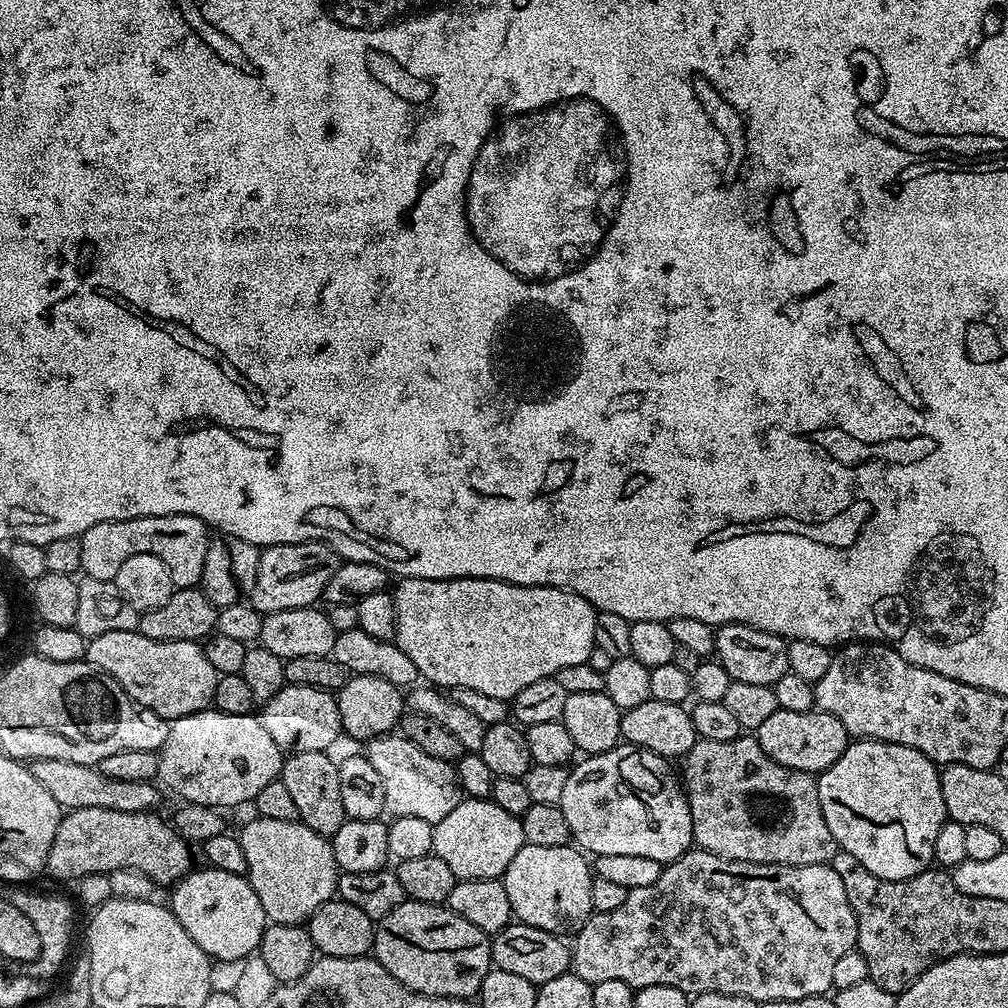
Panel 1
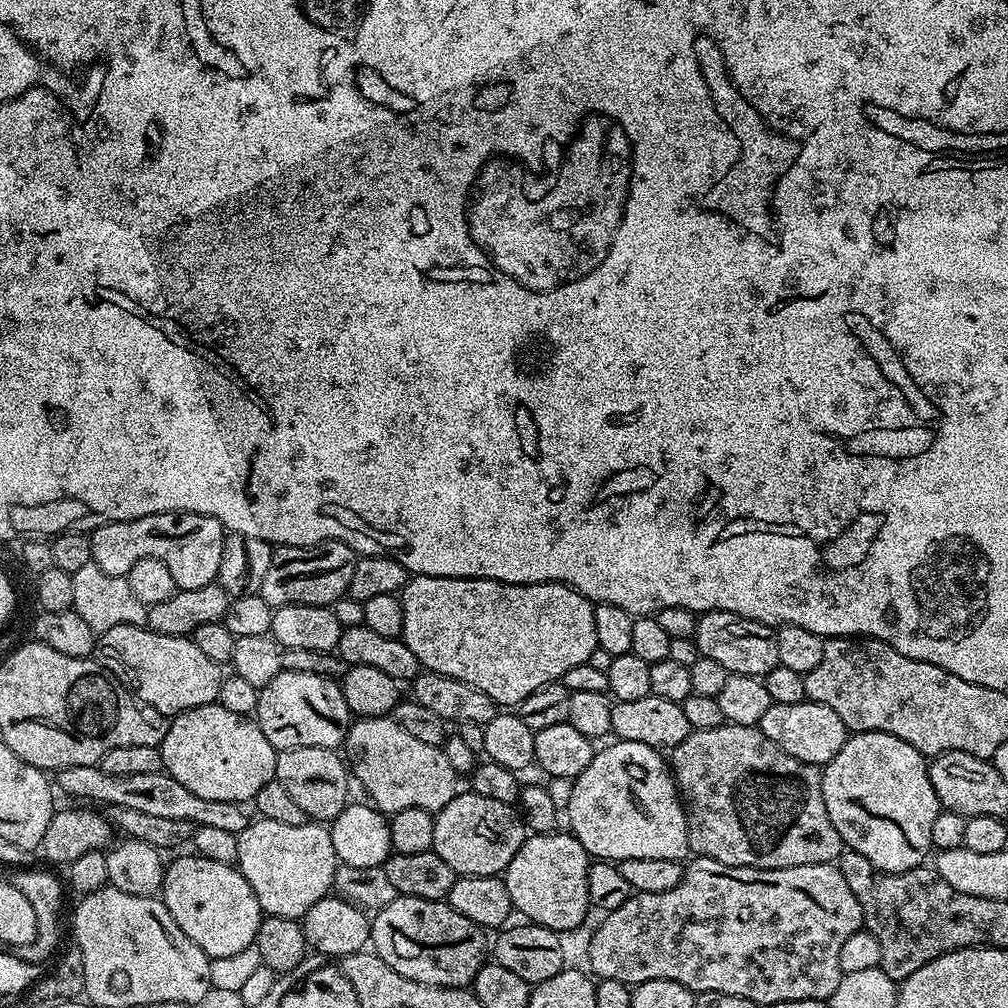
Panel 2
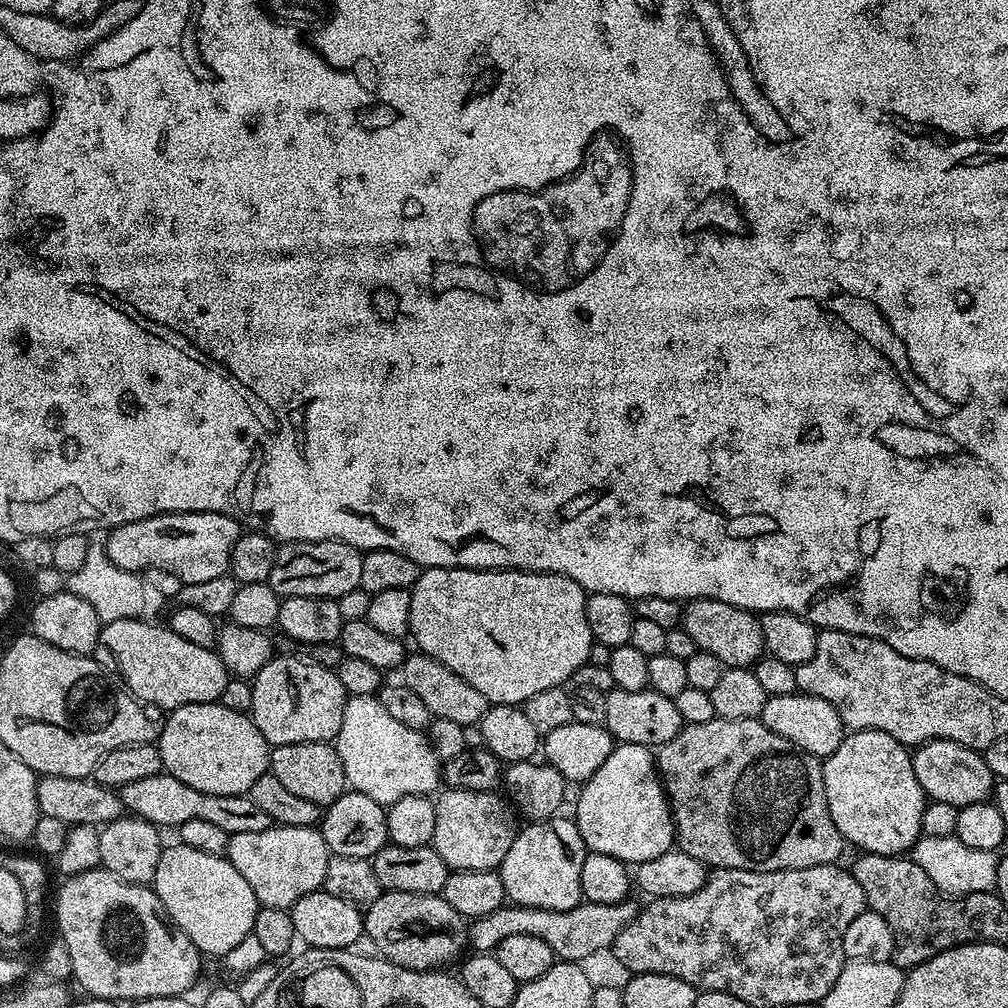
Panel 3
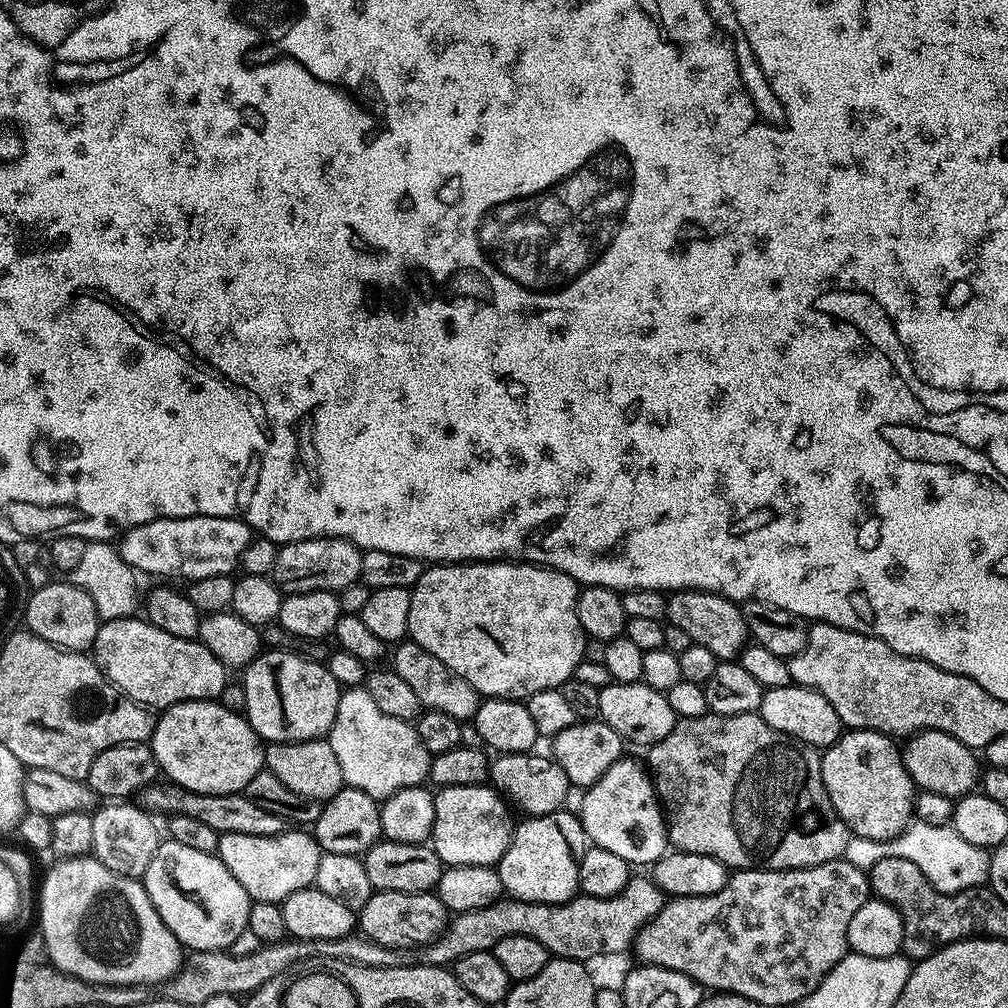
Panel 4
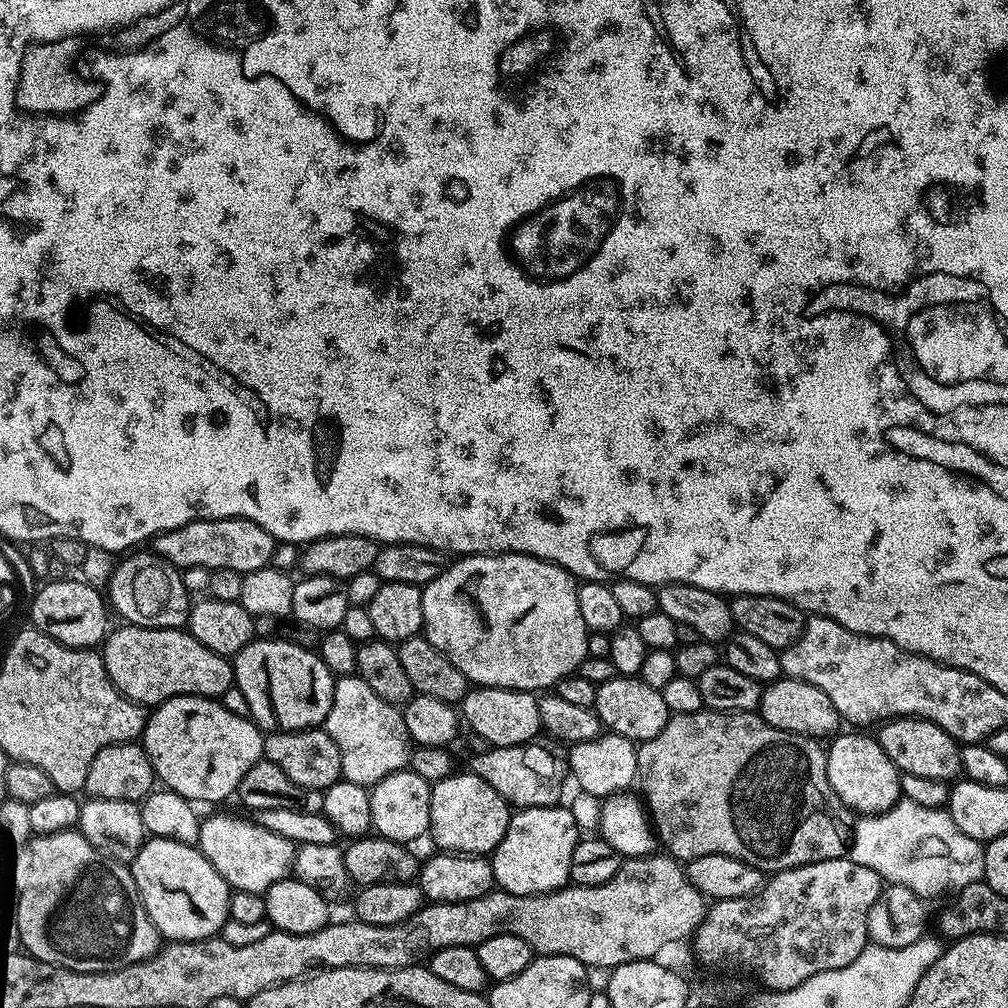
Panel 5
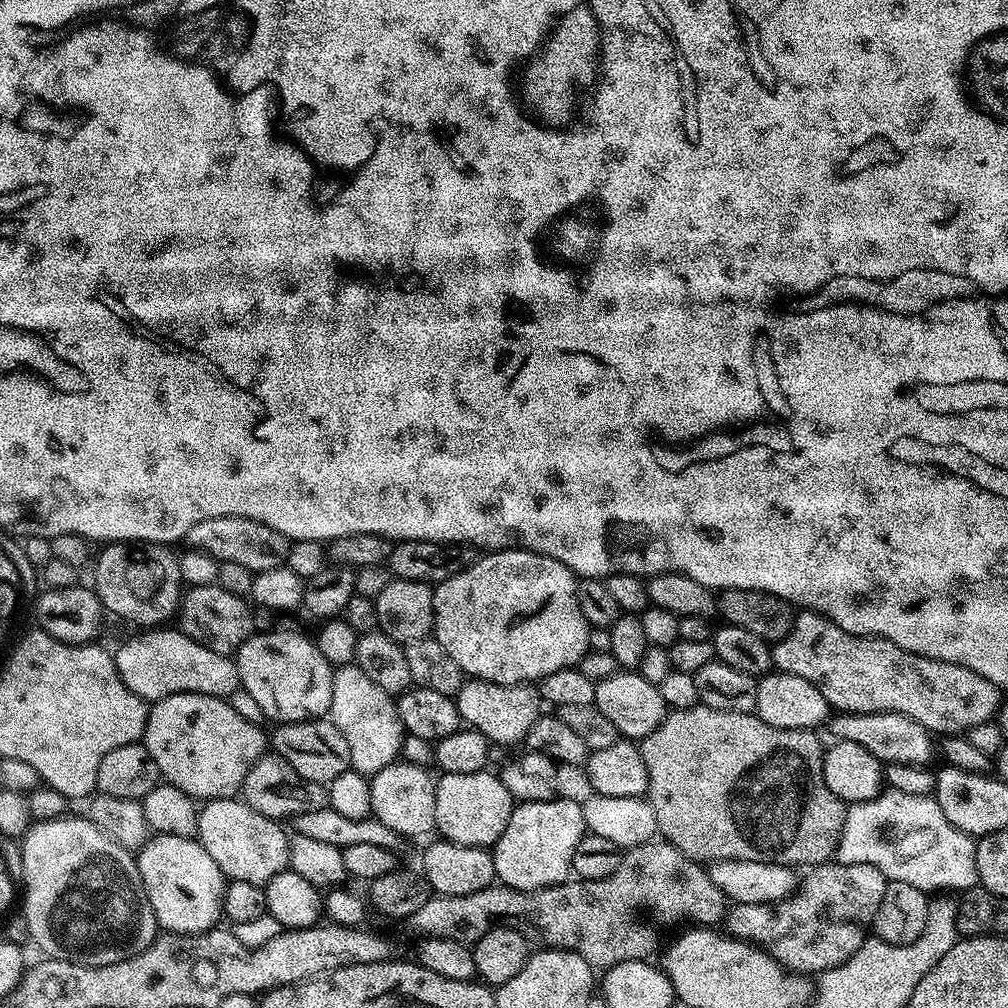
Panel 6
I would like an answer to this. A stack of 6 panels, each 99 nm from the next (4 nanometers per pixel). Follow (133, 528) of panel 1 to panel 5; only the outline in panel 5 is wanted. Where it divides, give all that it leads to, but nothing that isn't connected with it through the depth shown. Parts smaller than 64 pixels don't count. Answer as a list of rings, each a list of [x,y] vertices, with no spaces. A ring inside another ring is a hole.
[[[231,516],[229,520],[195,520],[181,528],[163,532],[155,537],[154,552],[161,561],[173,564],[181,570],[225,568],[243,574],[269,567],[277,543],[277,537],[262,530],[262,526],[254,521]]]

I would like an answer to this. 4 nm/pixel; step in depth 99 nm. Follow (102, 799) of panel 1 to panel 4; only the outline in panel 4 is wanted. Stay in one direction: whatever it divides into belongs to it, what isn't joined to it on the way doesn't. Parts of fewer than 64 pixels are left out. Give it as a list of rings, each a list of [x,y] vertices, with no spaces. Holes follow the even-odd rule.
[[[153,786],[147,789],[146,797],[153,804],[151,807],[157,813],[177,814],[180,816],[190,816],[198,818],[198,822],[203,822],[210,826],[210,830],[221,834],[258,834],[259,836],[276,836],[279,832],[285,831],[286,822],[278,814],[270,814],[270,810],[262,810],[262,806],[250,802],[243,792],[234,794],[198,794],[185,788],[167,786],[160,788]]]

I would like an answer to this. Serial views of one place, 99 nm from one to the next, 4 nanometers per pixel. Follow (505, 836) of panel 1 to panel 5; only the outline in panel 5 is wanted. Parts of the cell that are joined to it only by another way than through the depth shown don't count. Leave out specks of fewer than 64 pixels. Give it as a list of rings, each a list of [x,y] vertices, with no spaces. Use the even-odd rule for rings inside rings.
[[[471,770],[457,771],[455,774],[442,778],[438,783],[432,785],[430,794],[430,840],[437,845],[437,849],[457,854],[467,854],[470,856],[484,856],[496,851],[496,847],[502,842],[502,838],[508,829],[508,818],[510,815],[510,805],[494,786],[488,785],[482,778],[475,775]]]

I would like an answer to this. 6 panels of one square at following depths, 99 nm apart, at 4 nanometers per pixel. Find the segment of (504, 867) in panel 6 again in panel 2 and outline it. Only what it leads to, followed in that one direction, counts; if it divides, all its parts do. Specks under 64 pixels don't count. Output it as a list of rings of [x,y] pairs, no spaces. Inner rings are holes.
[[[555,830],[529,835],[502,873],[513,909],[521,912],[525,921],[540,924],[557,934],[578,927],[590,913],[586,886],[590,857],[582,842],[564,832]]]

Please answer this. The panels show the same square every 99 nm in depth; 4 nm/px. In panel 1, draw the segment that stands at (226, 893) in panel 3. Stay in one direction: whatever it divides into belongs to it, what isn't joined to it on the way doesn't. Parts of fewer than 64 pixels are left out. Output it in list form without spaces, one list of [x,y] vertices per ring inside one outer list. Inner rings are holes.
[[[211,866],[203,867],[189,872],[171,889],[172,912],[178,922],[182,922],[182,930],[186,930],[213,961],[245,961],[259,949],[266,927],[262,902],[258,902],[258,894],[254,894],[244,876],[226,874],[226,870]]]

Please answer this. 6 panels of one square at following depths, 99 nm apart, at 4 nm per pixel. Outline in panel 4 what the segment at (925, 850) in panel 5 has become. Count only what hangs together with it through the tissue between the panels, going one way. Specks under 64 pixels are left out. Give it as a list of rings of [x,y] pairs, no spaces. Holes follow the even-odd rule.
[[[916,820],[909,823],[907,828],[900,831],[897,836],[892,837],[890,840],[878,841],[862,838],[861,836],[852,836],[844,851],[843,859],[849,860],[854,866],[870,870],[876,863],[887,856],[897,856],[898,858],[904,858],[906,862],[914,862],[914,866],[918,866],[918,870],[930,882],[930,886],[934,886],[940,892],[951,894],[961,892],[967,888],[978,888],[988,884],[989,853],[985,849],[966,842],[966,838],[959,836],[950,826],[930,826],[926,822]]]

